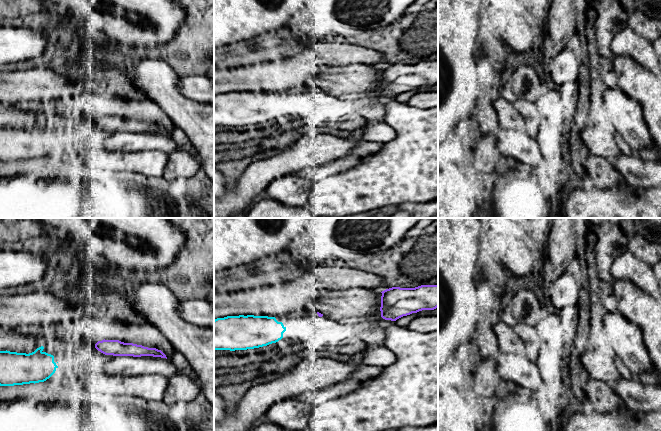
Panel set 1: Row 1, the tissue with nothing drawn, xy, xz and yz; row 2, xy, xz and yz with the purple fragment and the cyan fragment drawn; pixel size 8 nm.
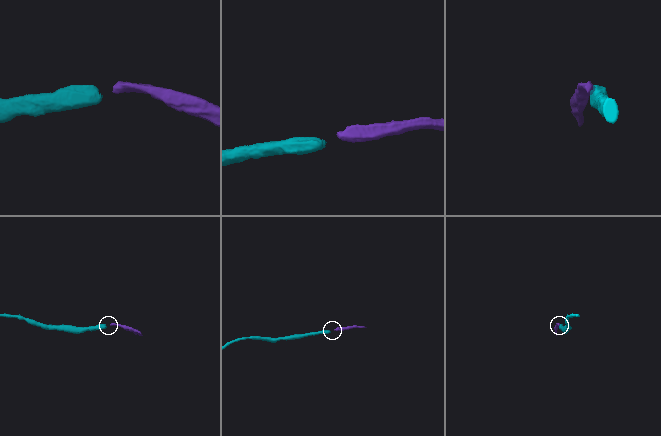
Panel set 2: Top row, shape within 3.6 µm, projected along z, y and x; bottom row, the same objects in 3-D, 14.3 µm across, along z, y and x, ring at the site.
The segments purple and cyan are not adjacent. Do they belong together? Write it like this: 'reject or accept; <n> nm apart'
reject; 280 nm apart

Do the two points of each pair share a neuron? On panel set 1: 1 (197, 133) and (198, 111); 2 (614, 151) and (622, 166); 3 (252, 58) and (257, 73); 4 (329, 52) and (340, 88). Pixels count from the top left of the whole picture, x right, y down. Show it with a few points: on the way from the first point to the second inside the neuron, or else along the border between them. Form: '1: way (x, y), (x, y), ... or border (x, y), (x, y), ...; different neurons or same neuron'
1: way (198, 128), (198, 116); same neuron
2: border (621, 153), (614, 163); different neurons
3: border (266, 60), (260, 63), (231, 68); different neurons
4: border (356, 63), (348, 65), (323, 65); different neurons

